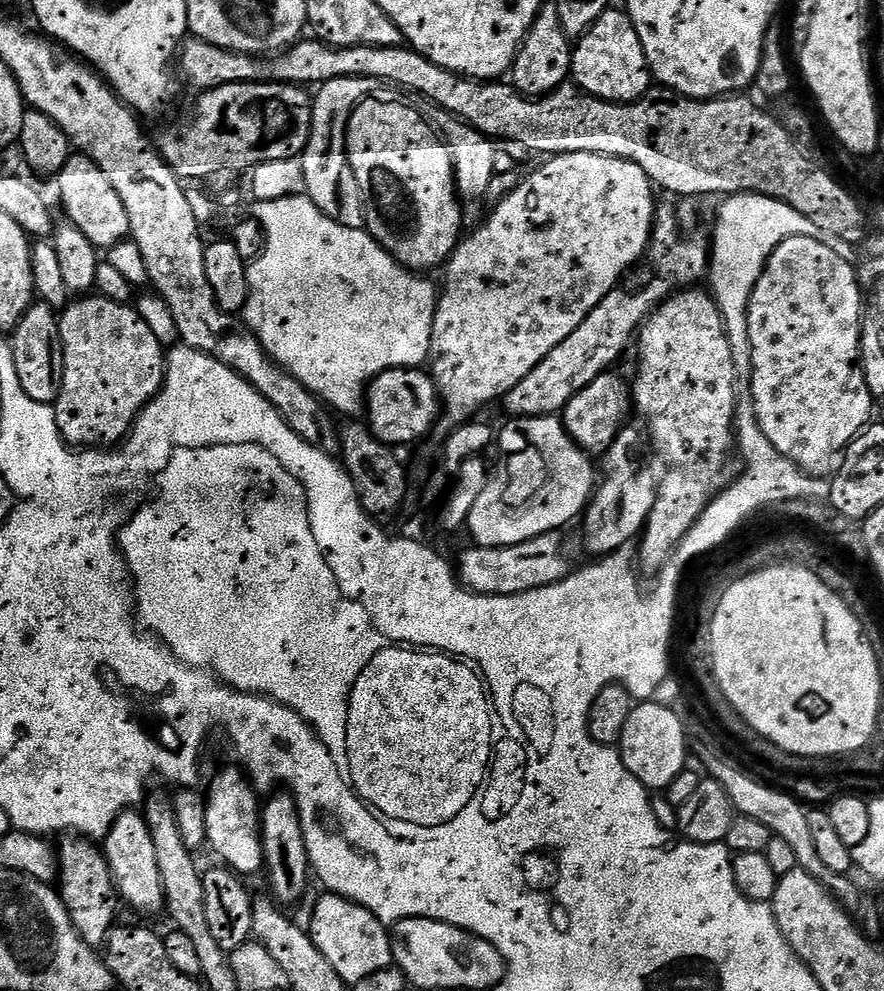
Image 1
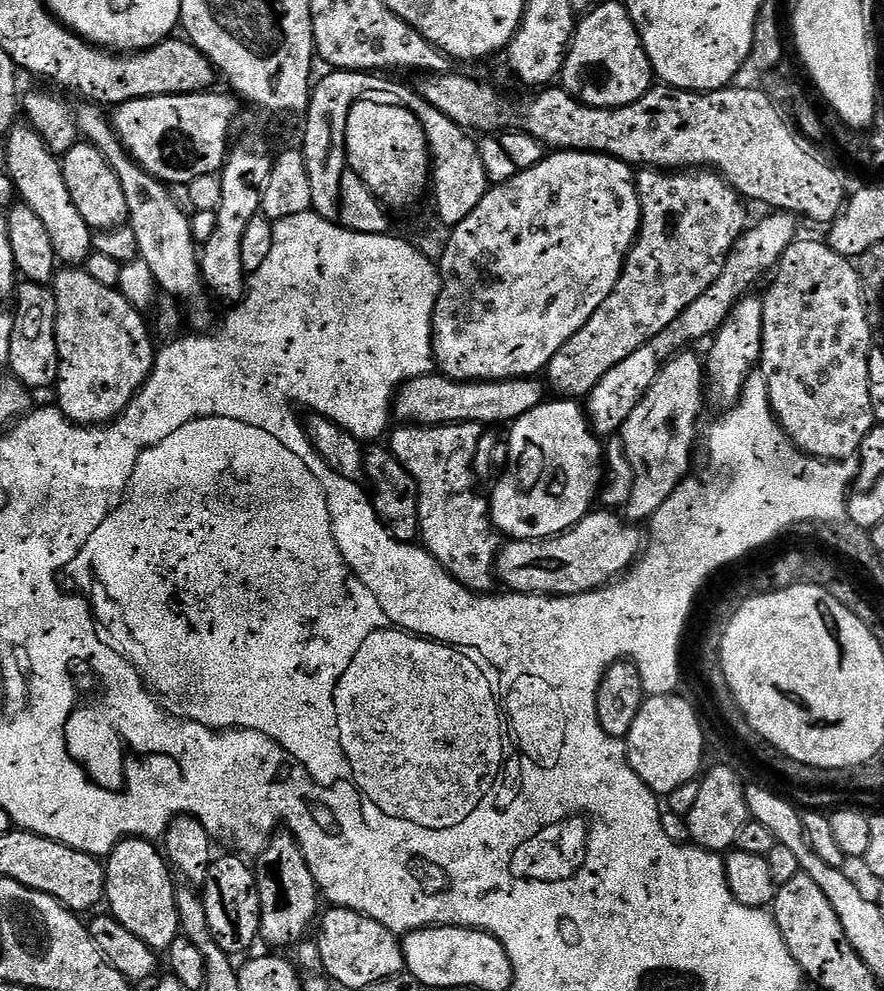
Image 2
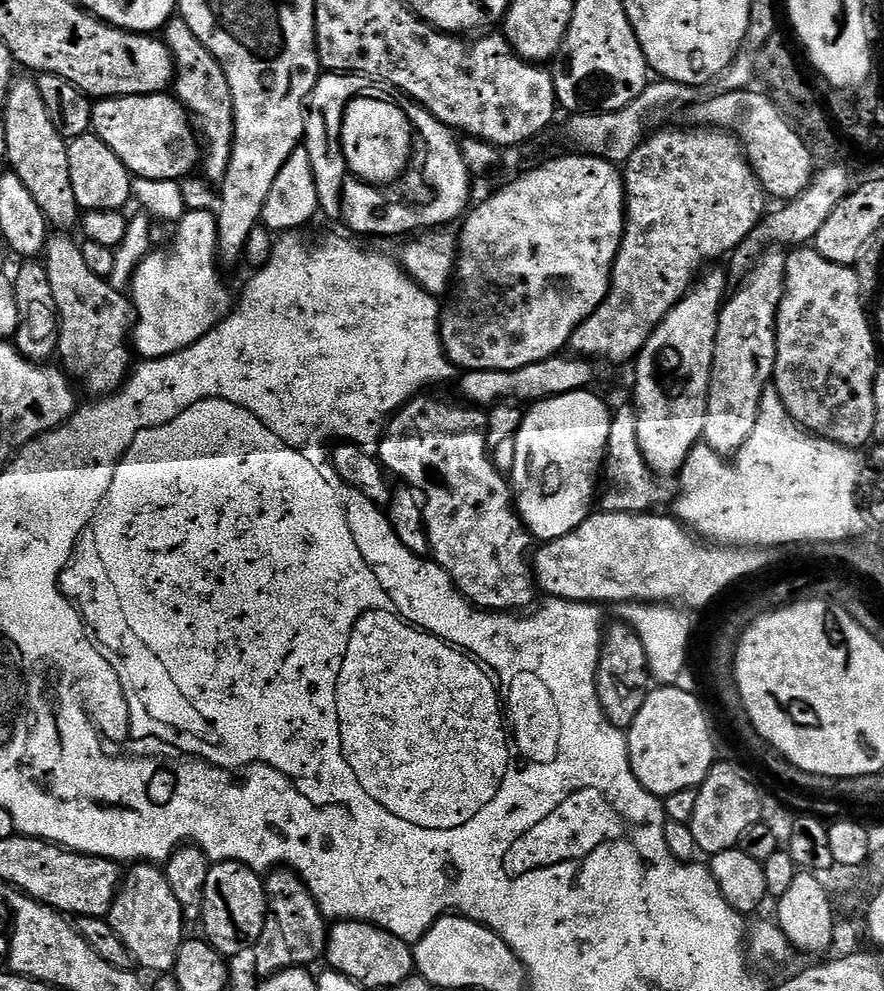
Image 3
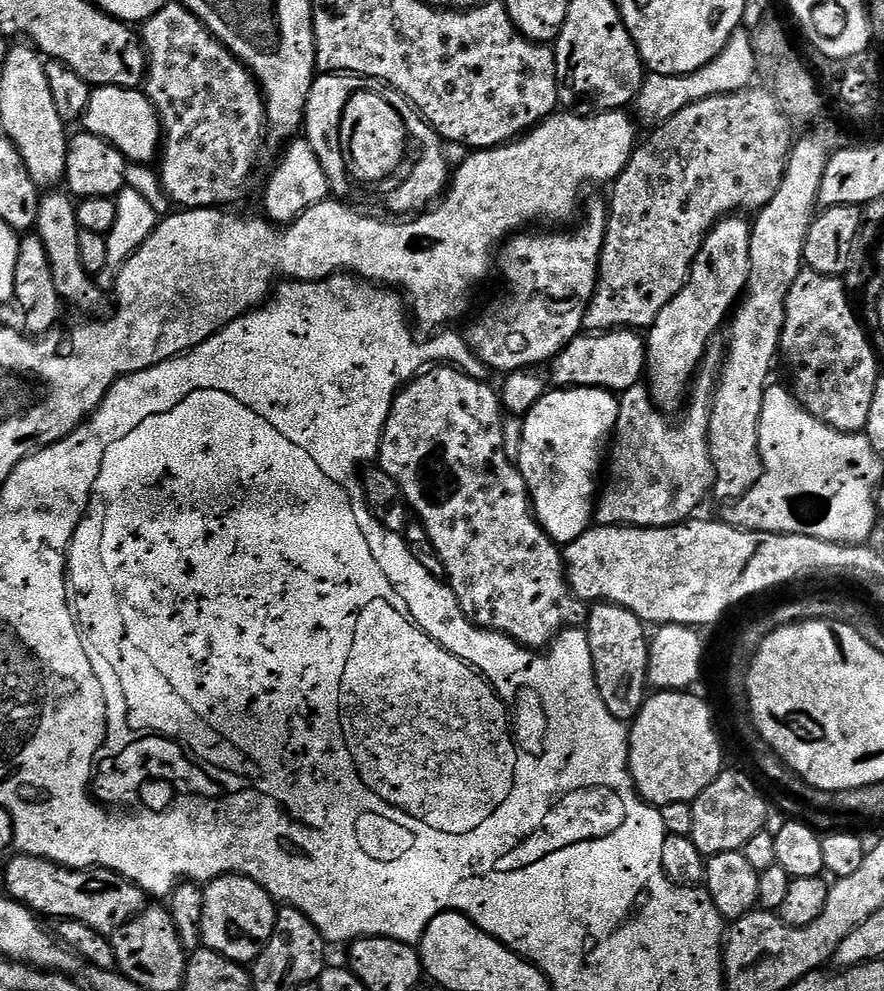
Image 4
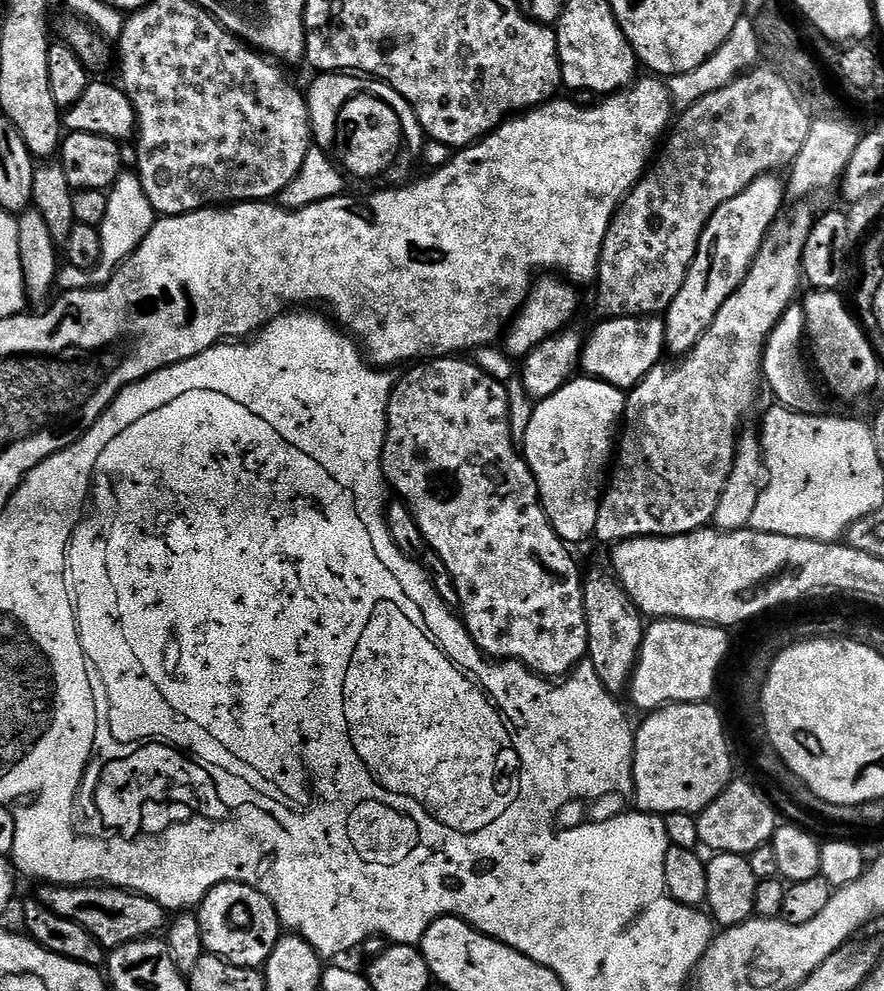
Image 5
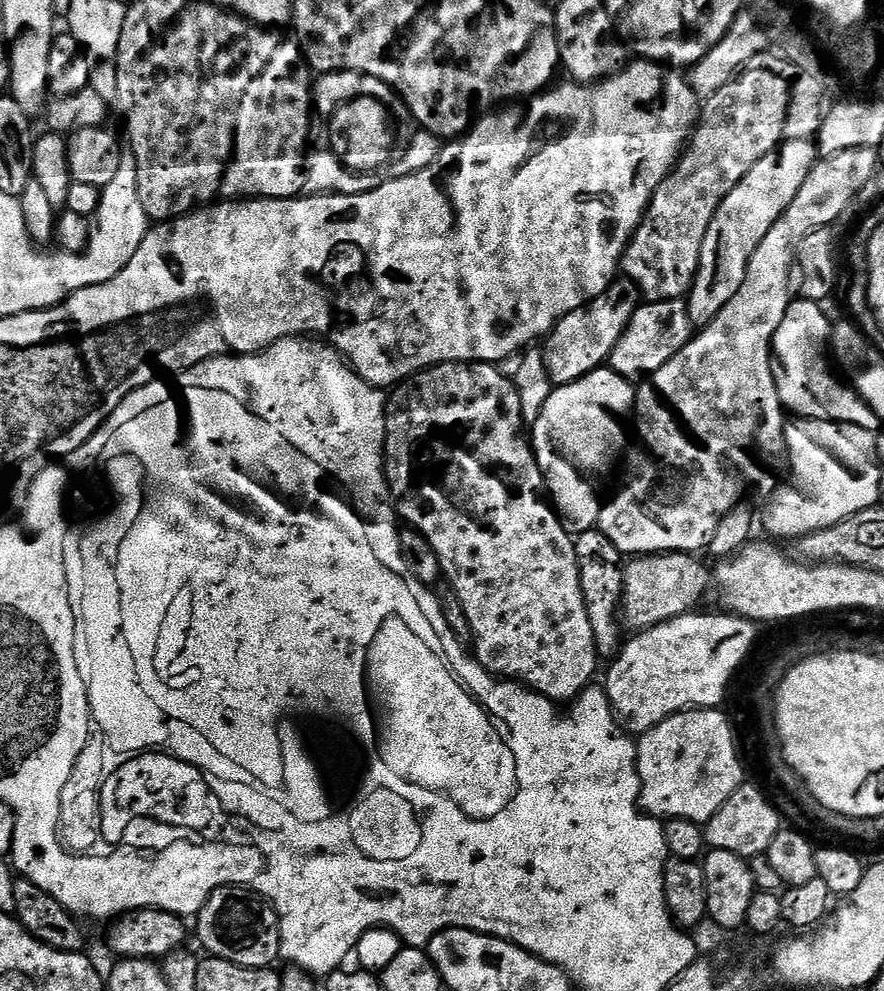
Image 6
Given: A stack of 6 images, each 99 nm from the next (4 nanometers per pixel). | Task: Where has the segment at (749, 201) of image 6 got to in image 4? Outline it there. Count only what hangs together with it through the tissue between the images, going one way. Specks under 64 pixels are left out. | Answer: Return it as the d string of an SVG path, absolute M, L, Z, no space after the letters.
M724 218L712 227L688 271L684 288L666 305L662 314L658 314L651 328L647 329L646 383L652 401L665 414L679 413L689 403L694 381L713 343L712 335L723 324L725 327L730 313L737 307L748 287L752 225L747 219L736 219L740 218Z

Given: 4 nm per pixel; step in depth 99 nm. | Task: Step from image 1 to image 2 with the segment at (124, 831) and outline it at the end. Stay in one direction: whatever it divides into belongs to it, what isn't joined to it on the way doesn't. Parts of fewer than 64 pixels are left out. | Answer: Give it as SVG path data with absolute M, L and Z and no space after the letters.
M127 839L118 842L114 850L109 852L104 864L104 900L107 911L126 930L138 934L146 946L150 946L158 954L167 953L168 947L181 935L178 906L176 905L177 881L172 881L173 869L170 867L163 851L151 839Z

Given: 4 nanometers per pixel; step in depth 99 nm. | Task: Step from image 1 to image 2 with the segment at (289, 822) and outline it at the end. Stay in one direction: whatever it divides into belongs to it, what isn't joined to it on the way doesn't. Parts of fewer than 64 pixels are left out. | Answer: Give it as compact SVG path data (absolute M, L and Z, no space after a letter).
M276 830L268 837L268 845L260 851L254 860L258 898L260 899L260 935L272 950L288 950L291 944L296 944L308 932L308 927L315 925L318 913L321 911L322 897L314 882L314 874L310 874L310 866L306 866L306 854L302 854L302 846L287 830Z

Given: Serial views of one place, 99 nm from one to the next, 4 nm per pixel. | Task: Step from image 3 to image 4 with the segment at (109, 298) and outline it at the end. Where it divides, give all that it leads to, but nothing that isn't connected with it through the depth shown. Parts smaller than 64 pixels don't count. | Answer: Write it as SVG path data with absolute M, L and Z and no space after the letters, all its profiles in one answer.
M45 191L40 198L38 222L34 232L35 235L42 238L42 246L46 246L46 258L50 258L50 271L54 274L54 286L58 290L61 301L65 305L73 304L74 307L88 312L91 308L99 306L102 291L95 279L89 276L87 270L82 266L82 258L78 255L80 223L76 205L77 201L67 191Z

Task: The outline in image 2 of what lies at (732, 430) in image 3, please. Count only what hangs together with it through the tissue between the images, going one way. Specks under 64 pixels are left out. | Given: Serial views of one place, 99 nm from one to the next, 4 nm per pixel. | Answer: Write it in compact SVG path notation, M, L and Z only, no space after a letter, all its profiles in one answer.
M749 294L738 301L726 322L716 331L711 341L712 349L706 356L706 392L720 410L727 410L738 402L742 394L744 380L748 373L760 363L762 350L762 306L763 299L759 295Z

